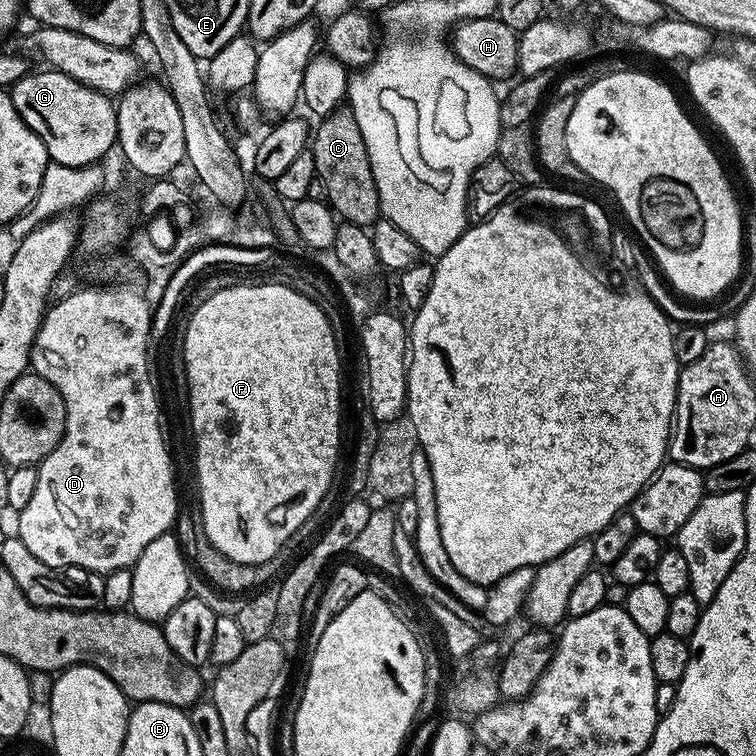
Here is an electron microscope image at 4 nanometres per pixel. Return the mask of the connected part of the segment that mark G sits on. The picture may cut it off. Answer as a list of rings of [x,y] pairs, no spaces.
[[[43,70],[29,71],[17,84],[13,84],[10,95],[14,110],[42,138],[51,163],[62,166],[99,165],[100,159],[111,148],[117,147],[118,122],[113,97],[94,90],[61,72]]]

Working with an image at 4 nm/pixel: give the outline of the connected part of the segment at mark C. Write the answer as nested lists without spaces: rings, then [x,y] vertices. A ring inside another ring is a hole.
[[[338,106],[330,115],[315,125],[310,136],[310,150],[314,154],[316,175],[326,186],[332,211],[341,221],[361,226],[371,226],[381,218],[378,202],[378,186],[374,186],[374,170],[370,170],[370,158],[366,154],[366,142],[362,142],[362,130],[354,119],[352,109]]]

